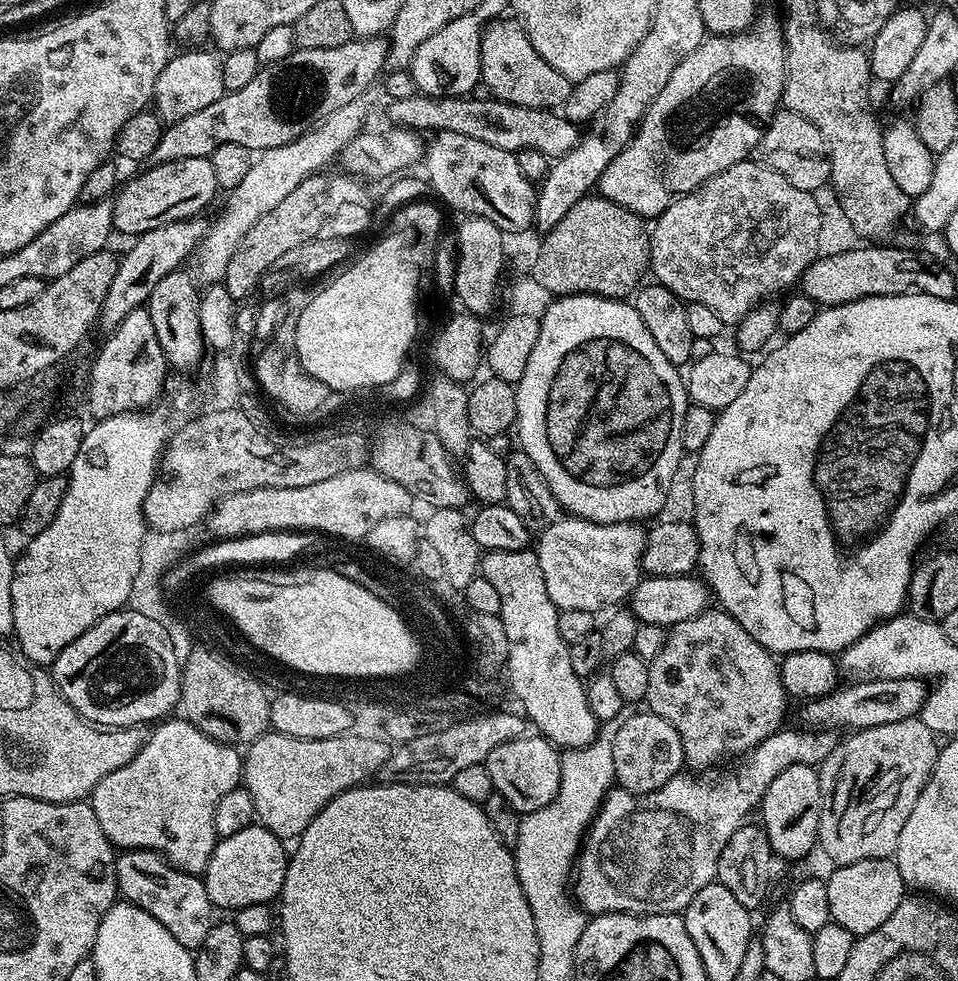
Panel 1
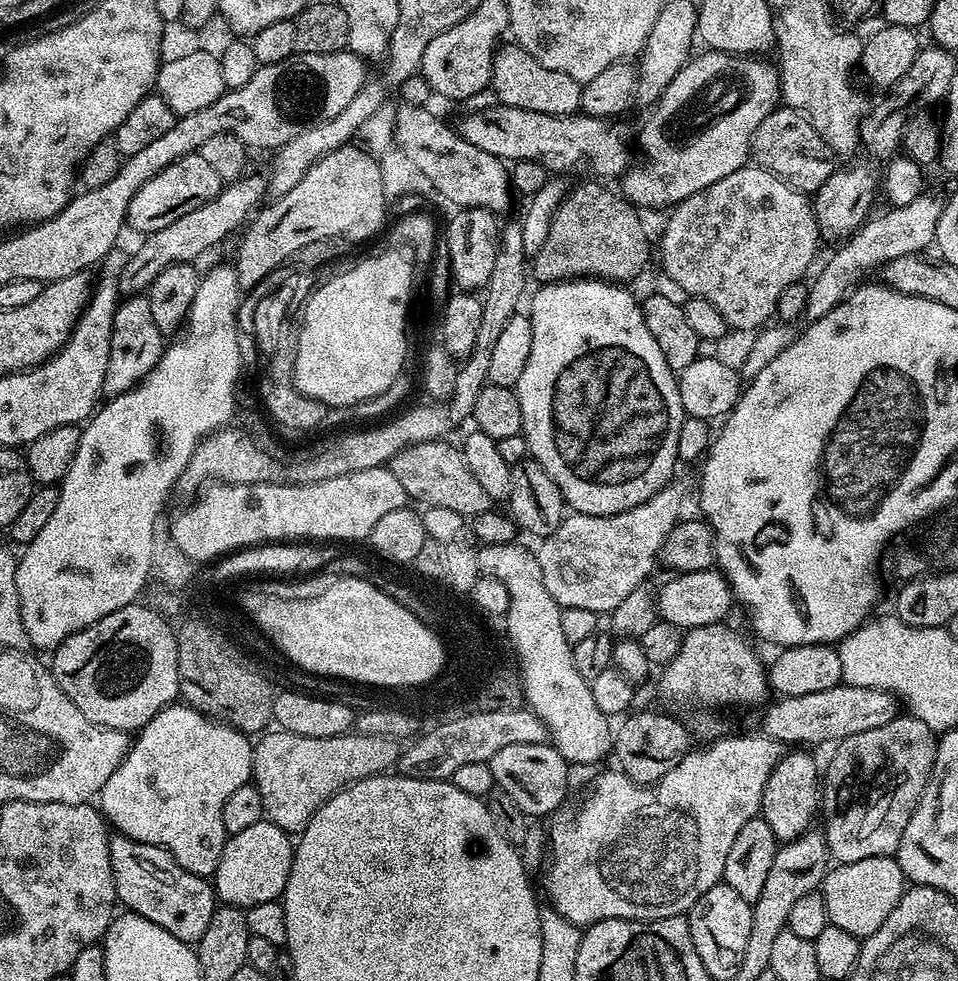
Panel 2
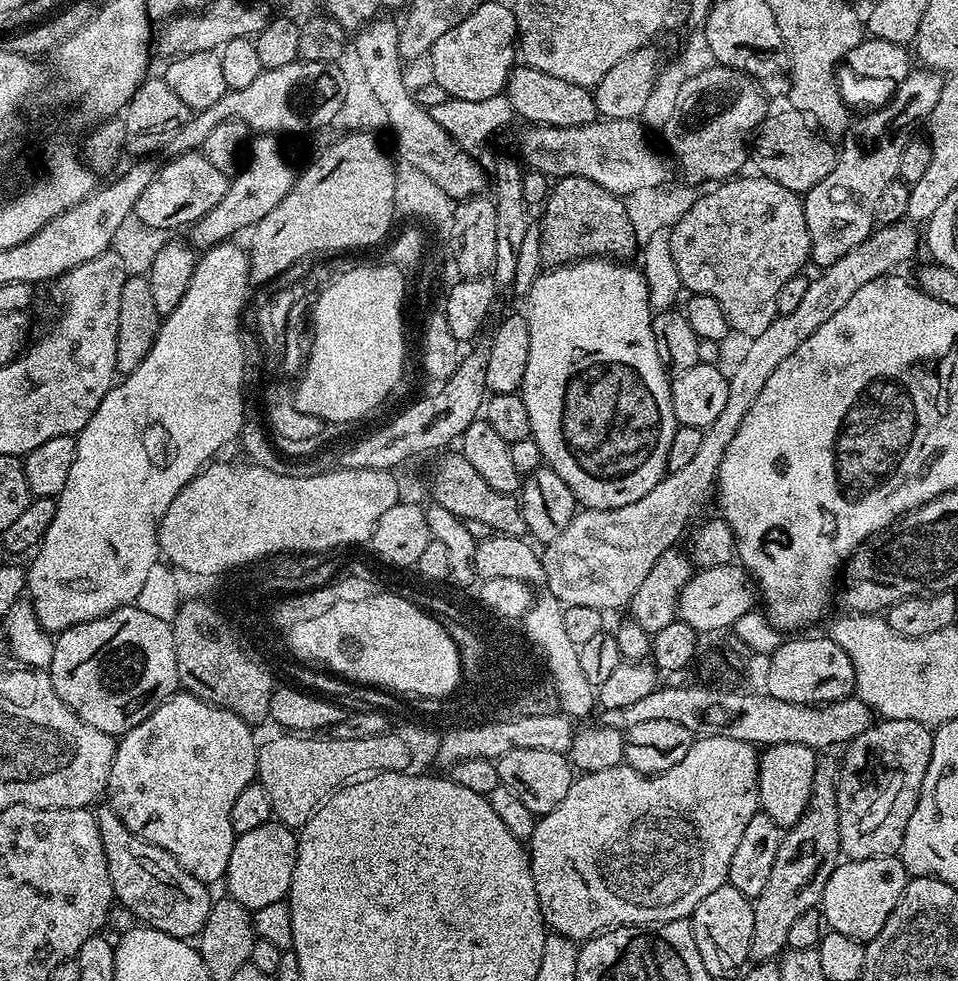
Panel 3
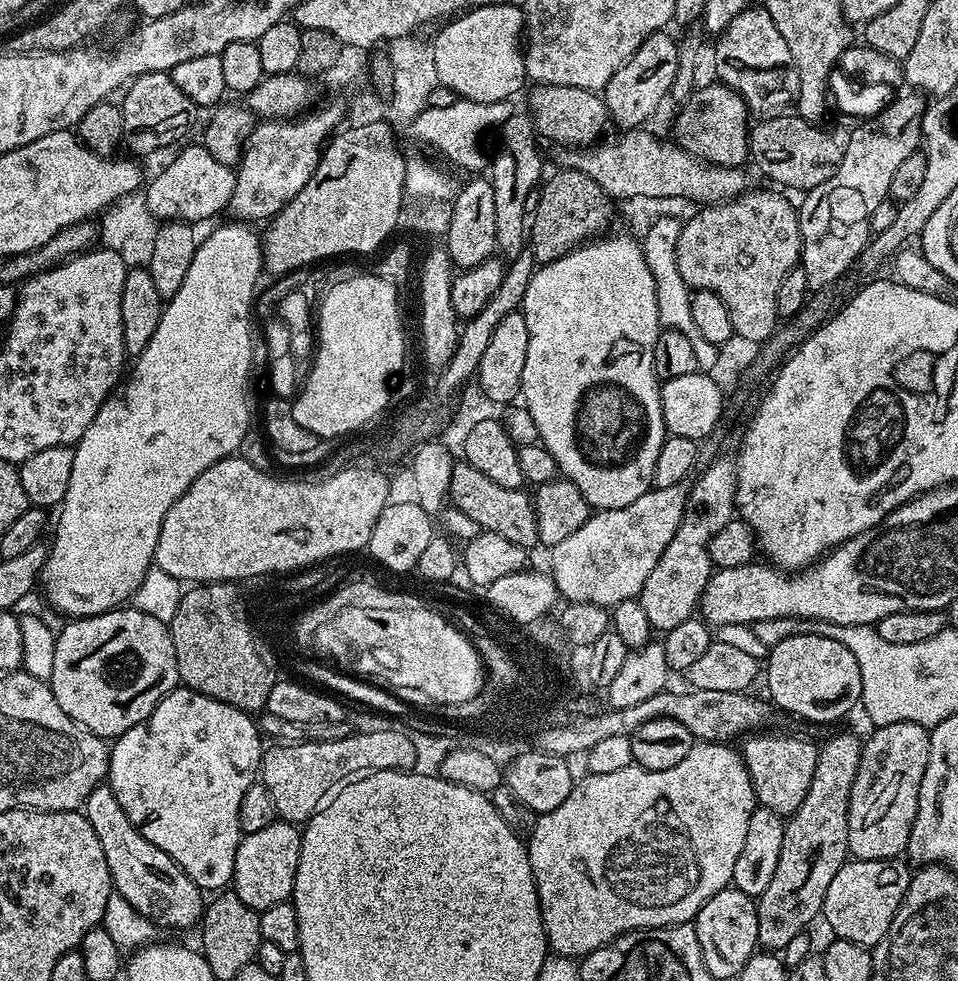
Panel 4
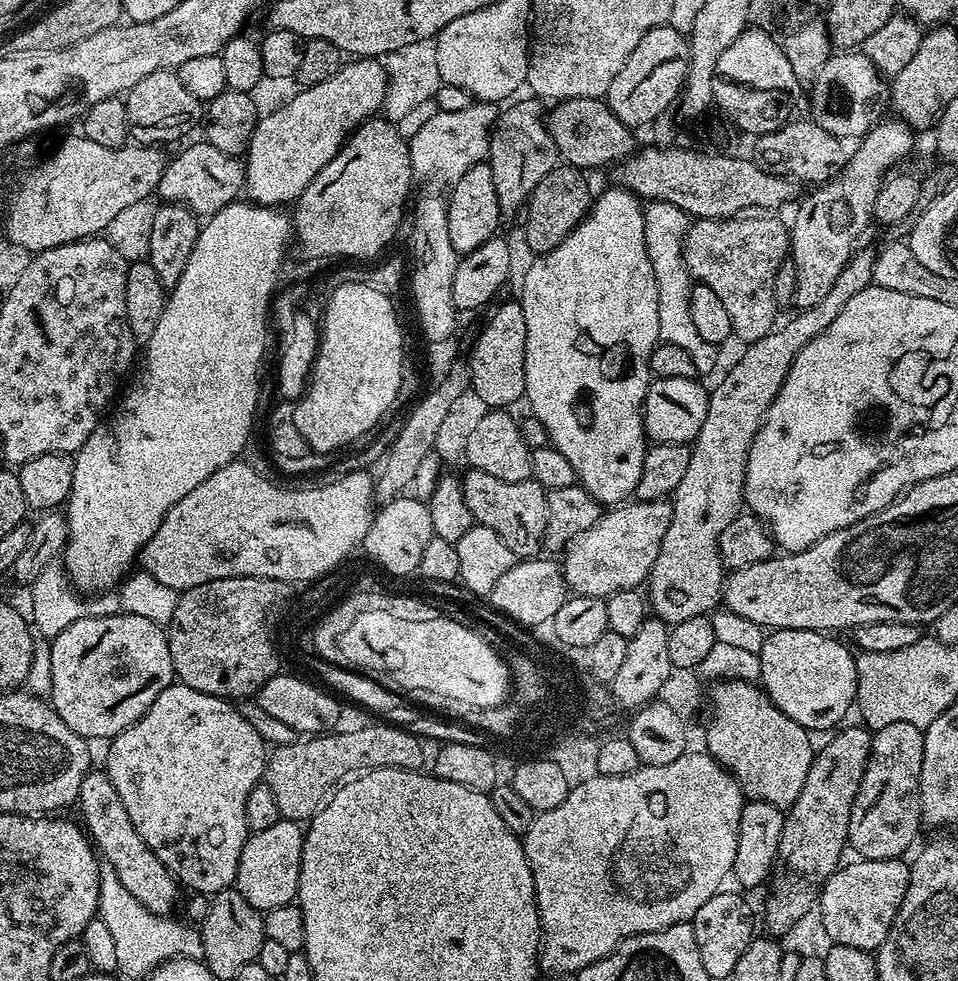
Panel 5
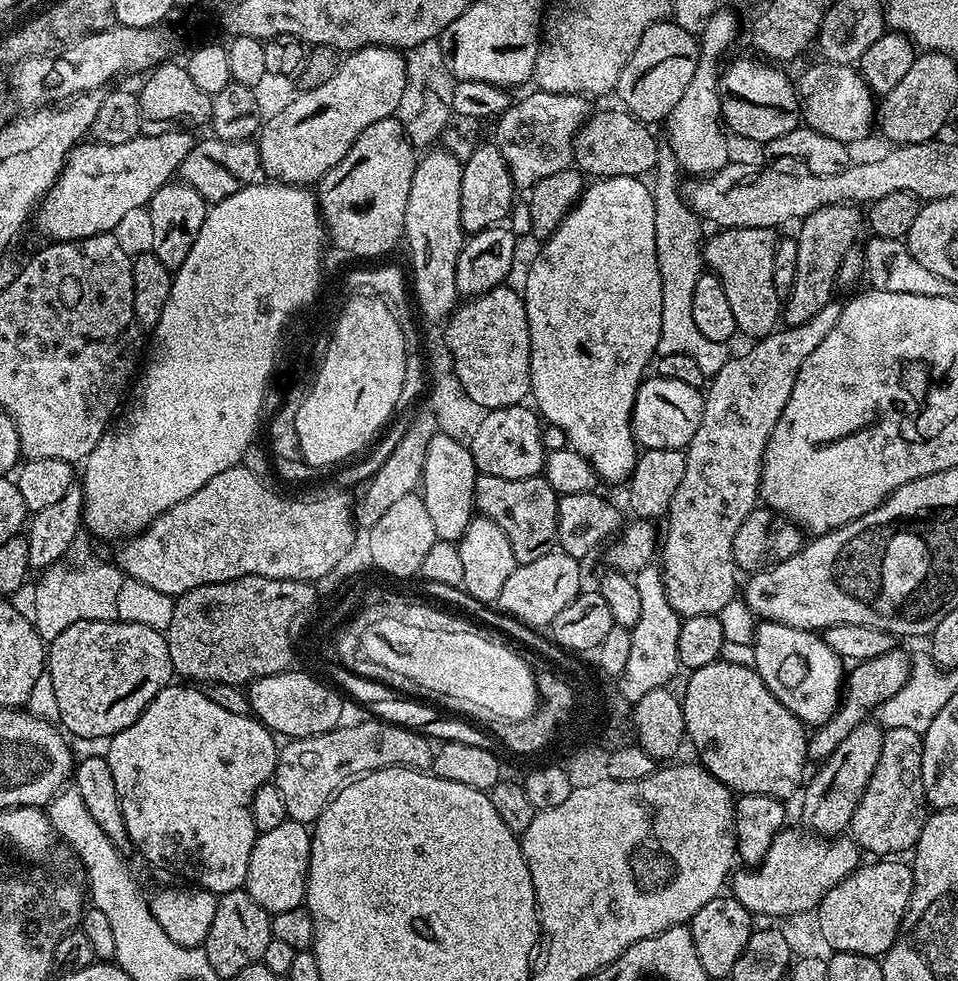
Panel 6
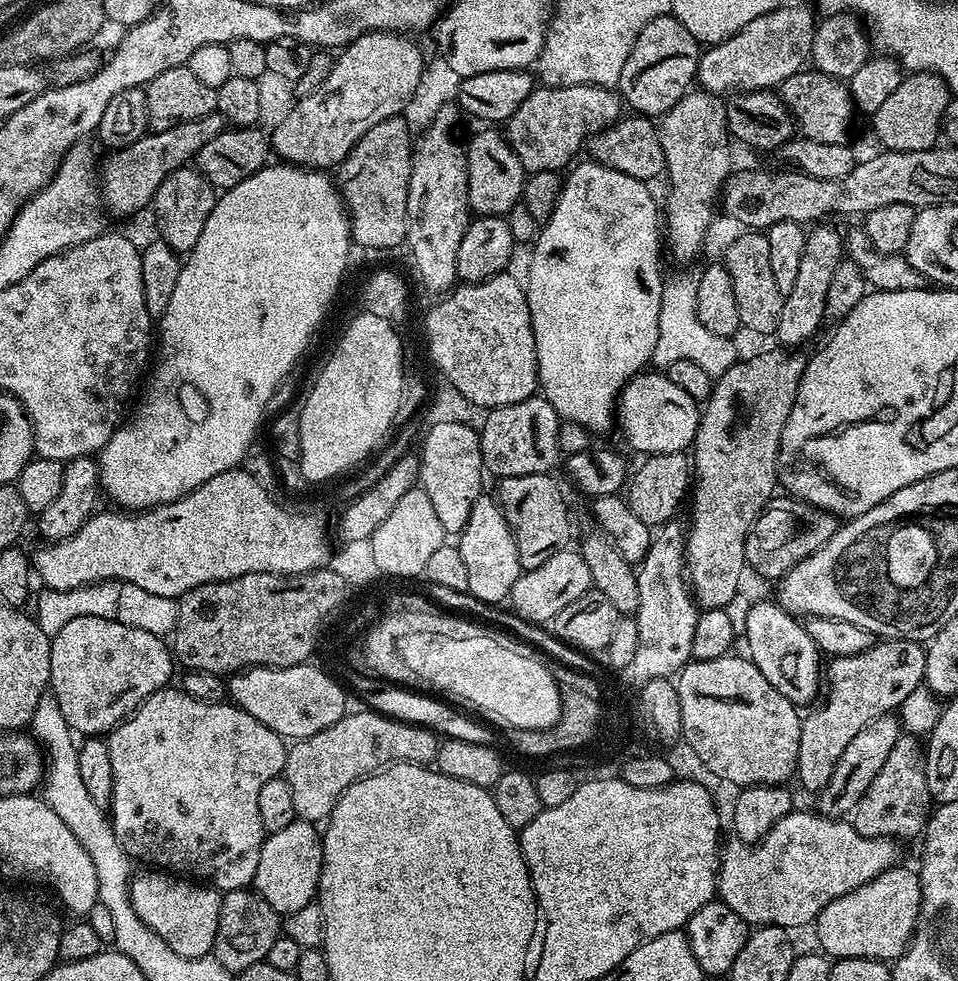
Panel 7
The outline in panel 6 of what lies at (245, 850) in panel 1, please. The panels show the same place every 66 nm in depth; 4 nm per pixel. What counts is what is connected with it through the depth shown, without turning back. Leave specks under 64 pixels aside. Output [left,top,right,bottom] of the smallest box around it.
[243,820,312,914]

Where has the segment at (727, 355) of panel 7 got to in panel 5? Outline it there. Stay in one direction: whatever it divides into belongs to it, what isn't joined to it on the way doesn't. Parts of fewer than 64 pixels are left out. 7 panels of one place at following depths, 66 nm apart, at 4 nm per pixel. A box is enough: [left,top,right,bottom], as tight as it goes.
[644,200,717,373]

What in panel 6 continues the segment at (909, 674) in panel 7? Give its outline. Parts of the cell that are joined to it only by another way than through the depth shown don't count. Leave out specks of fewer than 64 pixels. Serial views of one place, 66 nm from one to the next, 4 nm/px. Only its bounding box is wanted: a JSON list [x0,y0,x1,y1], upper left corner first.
[808,647,913,762]

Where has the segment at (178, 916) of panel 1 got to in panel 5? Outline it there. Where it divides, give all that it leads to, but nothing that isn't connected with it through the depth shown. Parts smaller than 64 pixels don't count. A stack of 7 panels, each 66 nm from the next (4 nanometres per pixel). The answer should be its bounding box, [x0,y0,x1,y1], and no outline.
[78,770,182,916]

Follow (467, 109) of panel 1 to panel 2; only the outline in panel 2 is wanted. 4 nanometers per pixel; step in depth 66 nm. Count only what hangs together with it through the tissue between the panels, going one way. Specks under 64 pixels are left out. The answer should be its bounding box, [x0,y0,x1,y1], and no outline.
[458,106,634,178]

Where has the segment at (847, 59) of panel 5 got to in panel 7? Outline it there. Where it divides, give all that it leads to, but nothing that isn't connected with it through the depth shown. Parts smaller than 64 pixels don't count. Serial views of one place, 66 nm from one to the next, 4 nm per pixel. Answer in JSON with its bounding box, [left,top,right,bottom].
[778,70,854,144]

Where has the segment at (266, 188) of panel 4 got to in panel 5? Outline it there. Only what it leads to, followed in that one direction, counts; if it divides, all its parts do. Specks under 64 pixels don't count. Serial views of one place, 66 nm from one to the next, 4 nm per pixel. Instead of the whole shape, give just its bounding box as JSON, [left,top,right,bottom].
[244,58,389,206]

